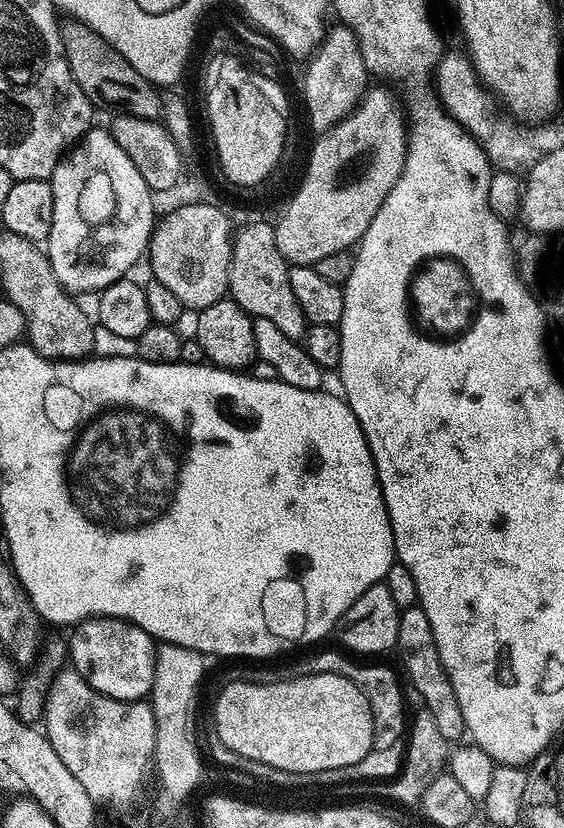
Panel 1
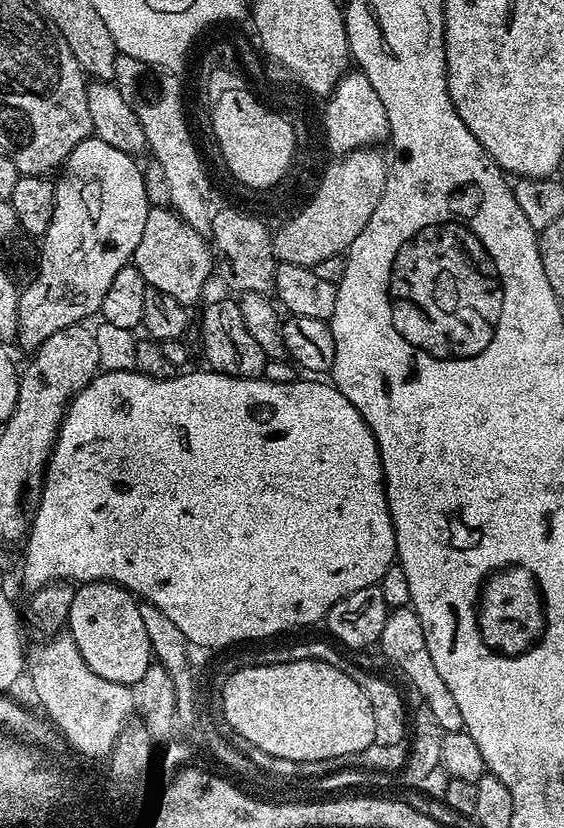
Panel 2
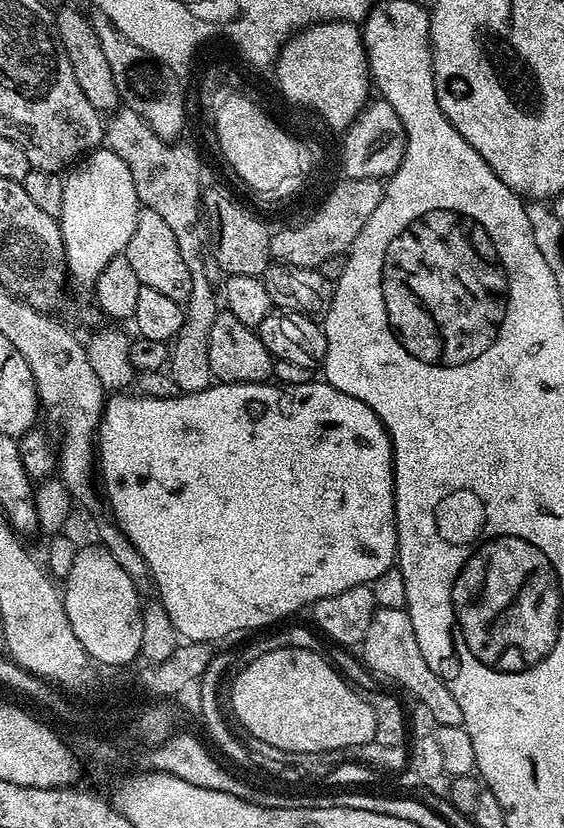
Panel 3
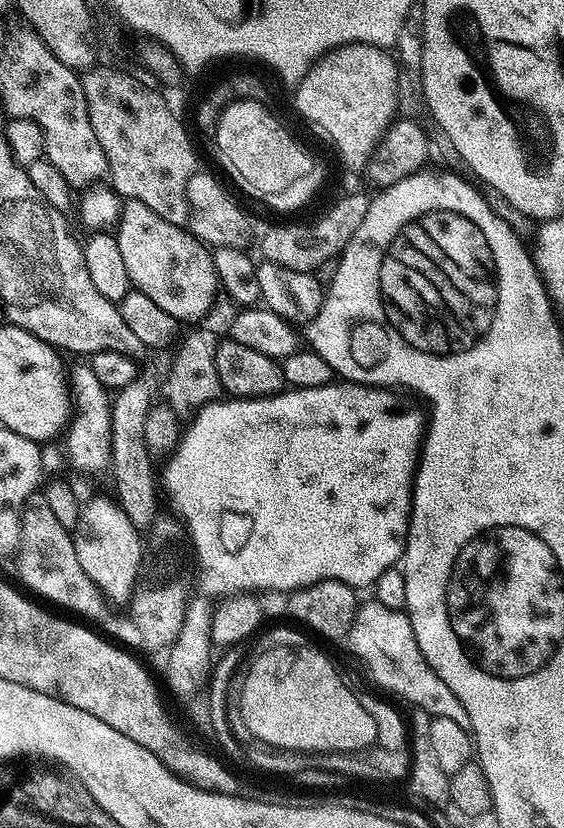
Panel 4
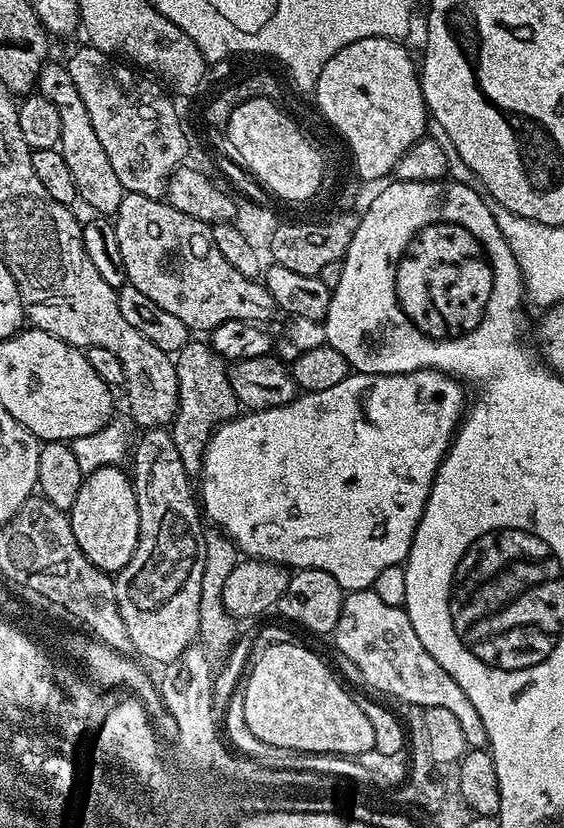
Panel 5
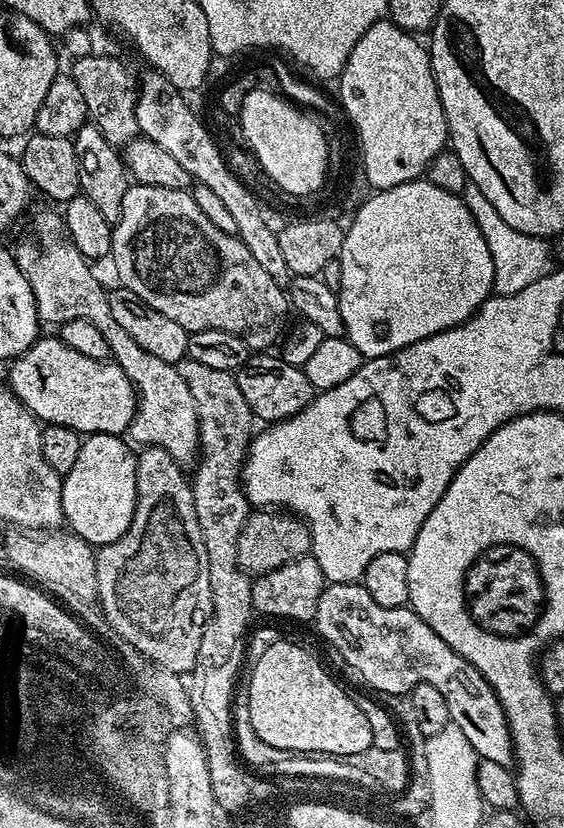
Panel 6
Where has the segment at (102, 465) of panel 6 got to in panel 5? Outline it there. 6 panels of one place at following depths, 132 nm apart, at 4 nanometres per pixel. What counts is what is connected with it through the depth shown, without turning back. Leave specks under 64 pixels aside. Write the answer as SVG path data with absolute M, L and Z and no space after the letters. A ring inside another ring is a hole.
M104 467L87 473L81 482L70 511L74 538L86 558L103 572L121 572L130 562L138 546L140 511L136 505L136 489L123 467Z

